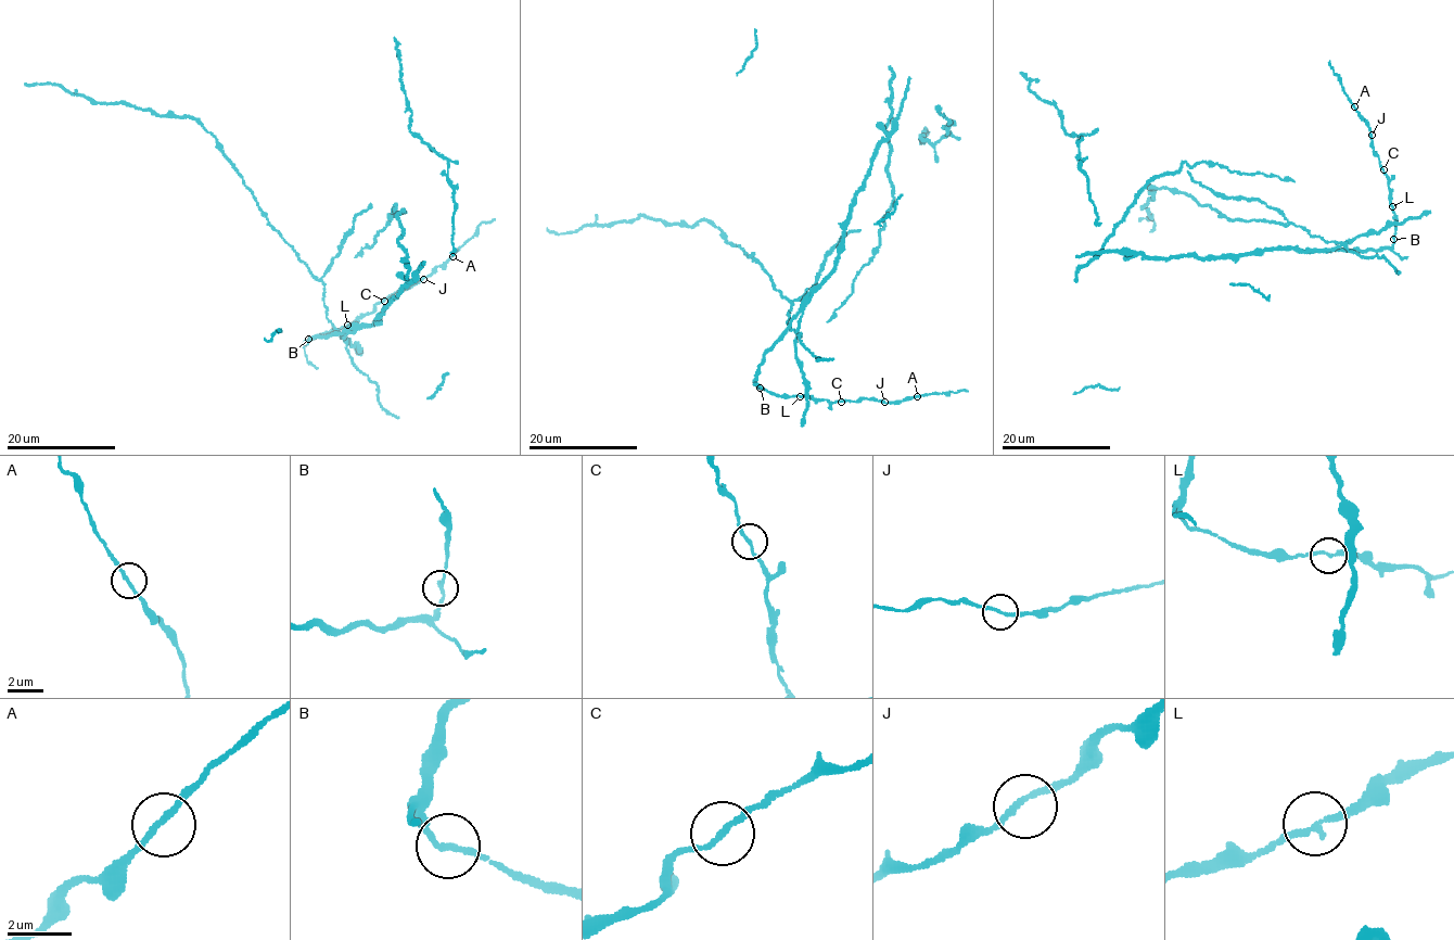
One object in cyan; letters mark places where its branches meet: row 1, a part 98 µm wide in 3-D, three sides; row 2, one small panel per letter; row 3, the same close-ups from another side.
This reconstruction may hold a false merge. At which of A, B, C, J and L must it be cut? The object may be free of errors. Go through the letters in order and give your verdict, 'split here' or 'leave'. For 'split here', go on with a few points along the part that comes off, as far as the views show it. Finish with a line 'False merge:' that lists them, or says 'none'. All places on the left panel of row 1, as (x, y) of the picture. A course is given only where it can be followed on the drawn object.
A: leave
B: split here
C: leave
J: leave
L: leave
False merge: B

